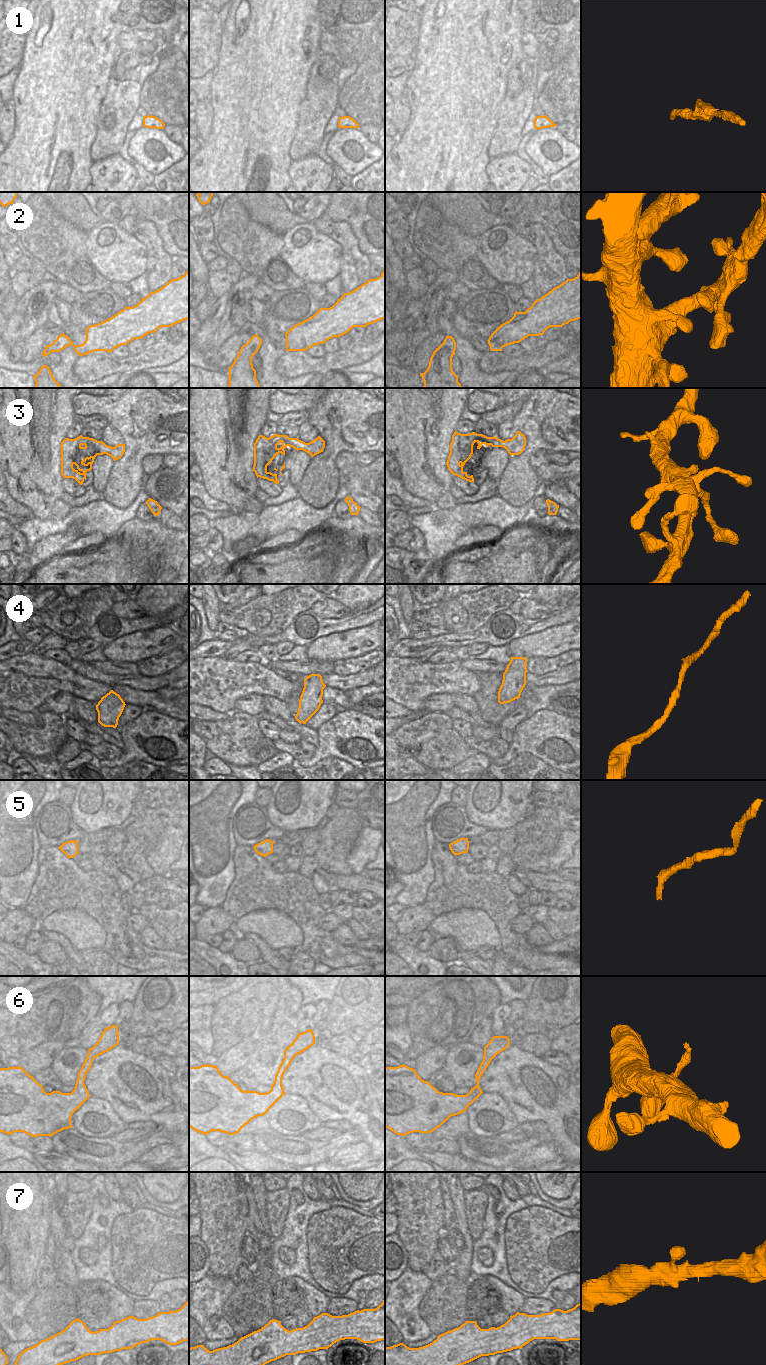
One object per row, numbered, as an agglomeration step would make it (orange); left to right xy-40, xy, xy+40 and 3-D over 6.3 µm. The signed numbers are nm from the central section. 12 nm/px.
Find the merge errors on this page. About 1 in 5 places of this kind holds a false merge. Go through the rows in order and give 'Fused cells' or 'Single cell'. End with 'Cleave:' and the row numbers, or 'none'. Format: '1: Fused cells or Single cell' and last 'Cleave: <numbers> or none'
1: Single cell
2: Single cell
3: Single cell
4: Single cell
5: Single cell
6: Single cell
7: Single cell
Cleave: none.

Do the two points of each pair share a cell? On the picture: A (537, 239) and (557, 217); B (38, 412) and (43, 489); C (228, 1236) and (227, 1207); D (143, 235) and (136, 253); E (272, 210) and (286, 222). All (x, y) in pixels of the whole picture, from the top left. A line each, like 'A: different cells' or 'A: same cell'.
A: different cells
B: same cell
C: same cell
D: different cells
E: same cell

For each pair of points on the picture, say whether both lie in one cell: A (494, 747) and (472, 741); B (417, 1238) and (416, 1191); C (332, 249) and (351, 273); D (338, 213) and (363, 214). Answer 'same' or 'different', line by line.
A: same
B: same
C: different
D: same

